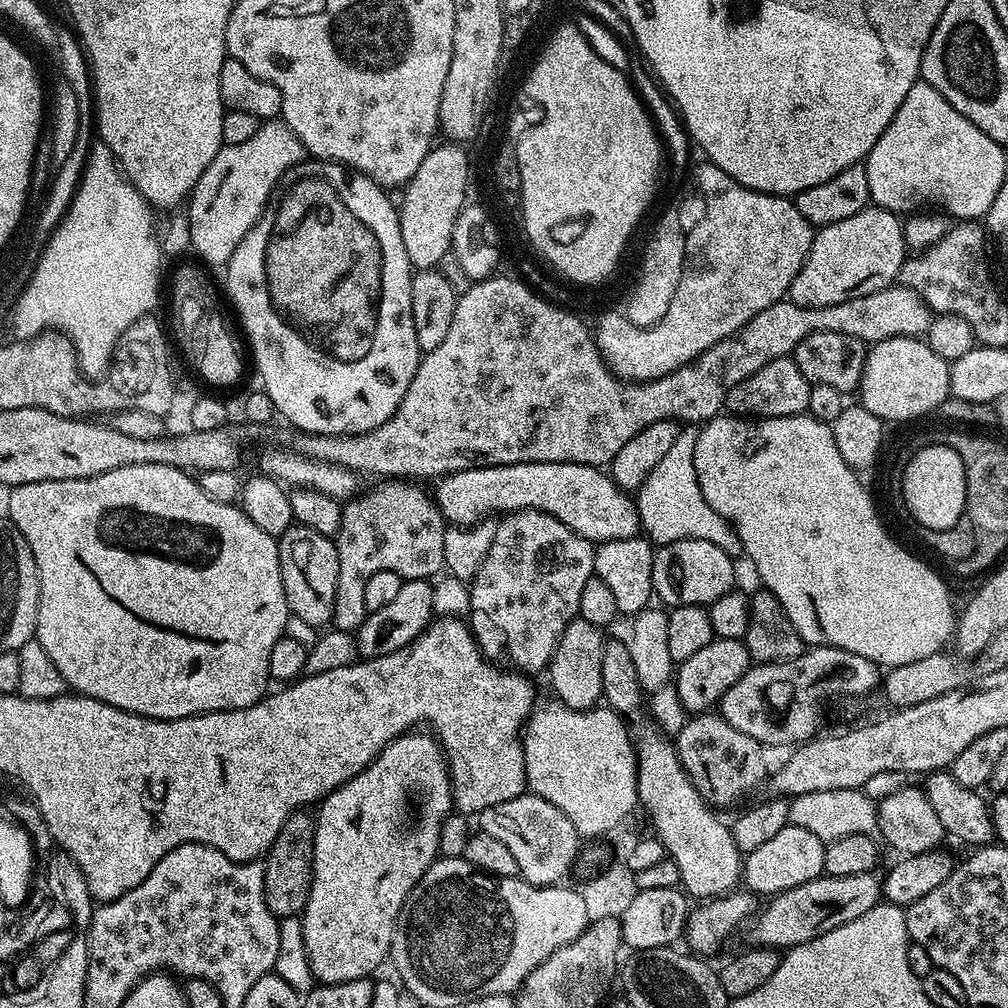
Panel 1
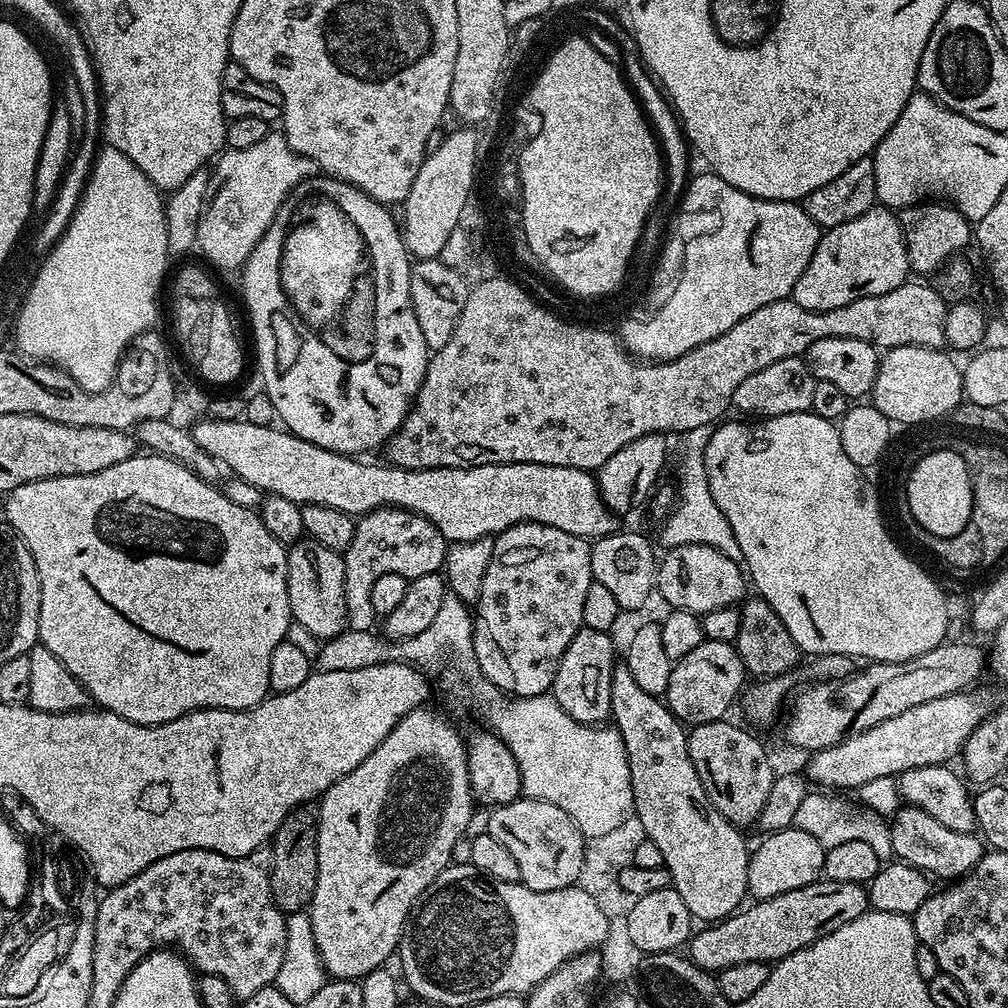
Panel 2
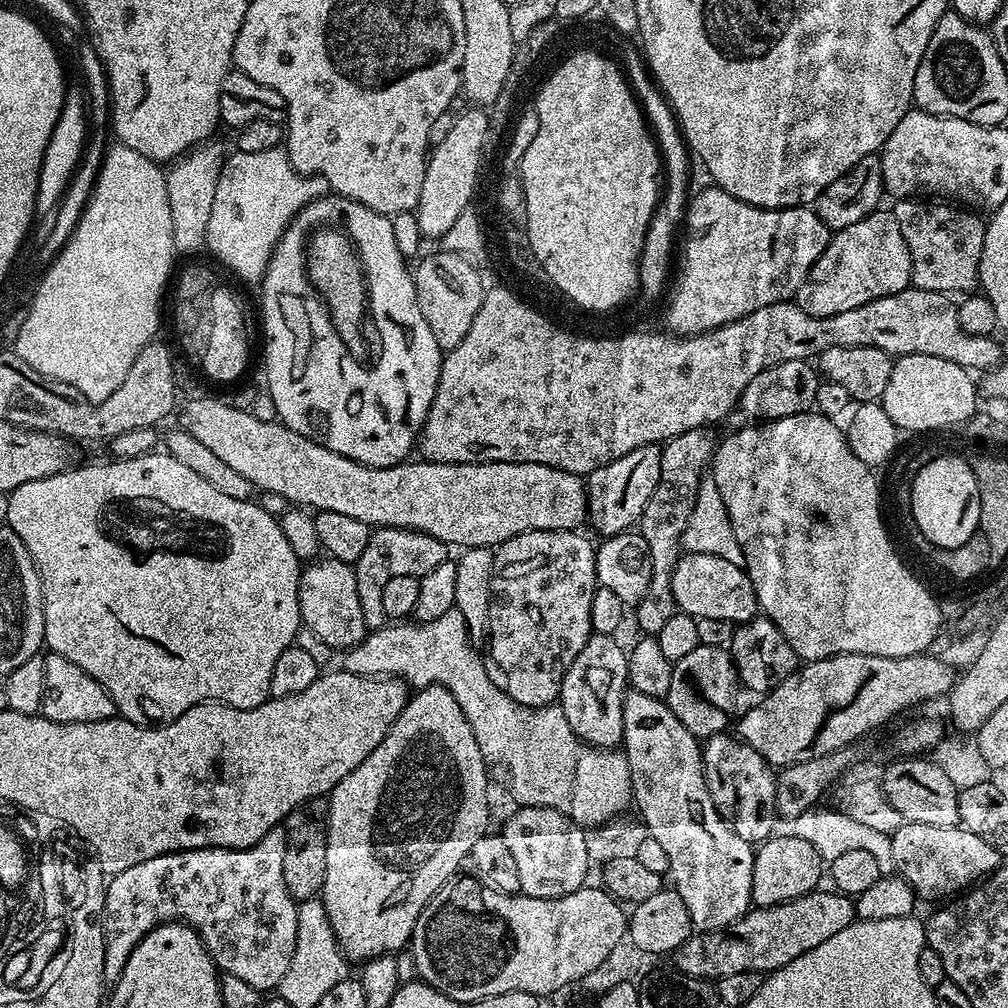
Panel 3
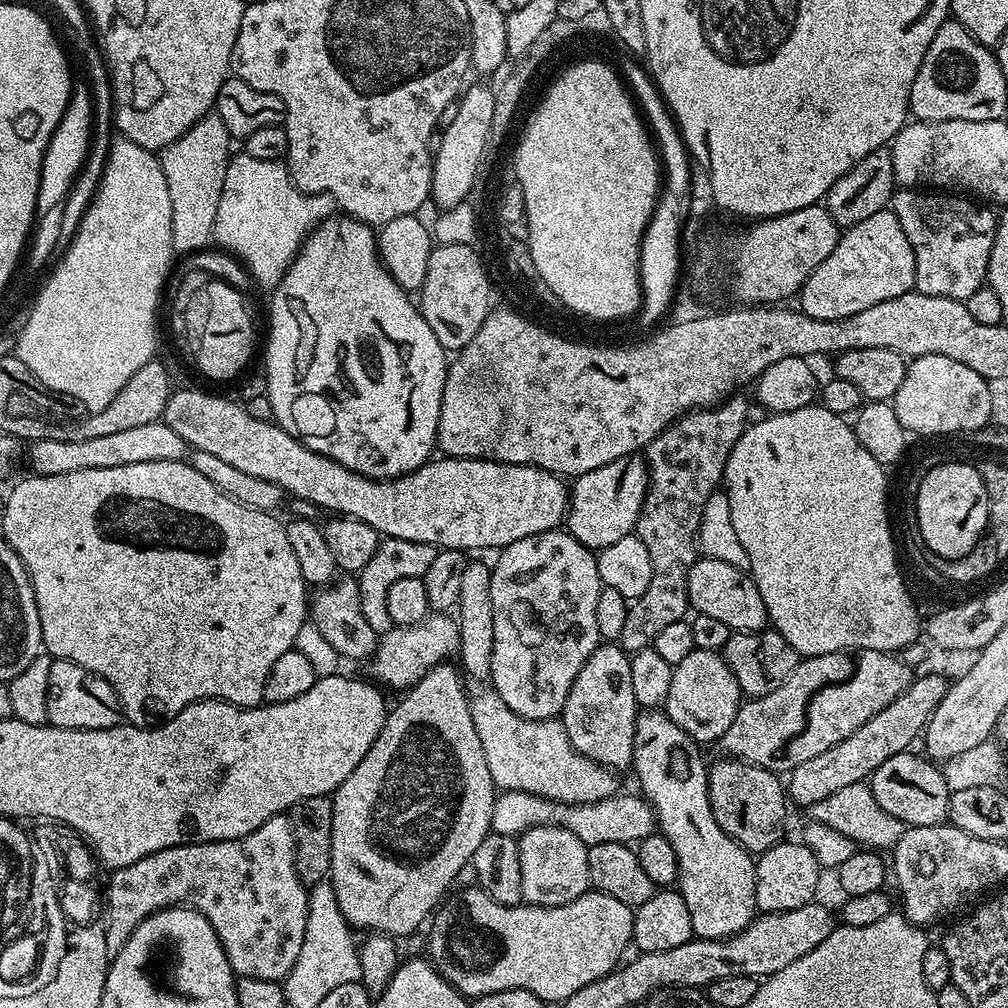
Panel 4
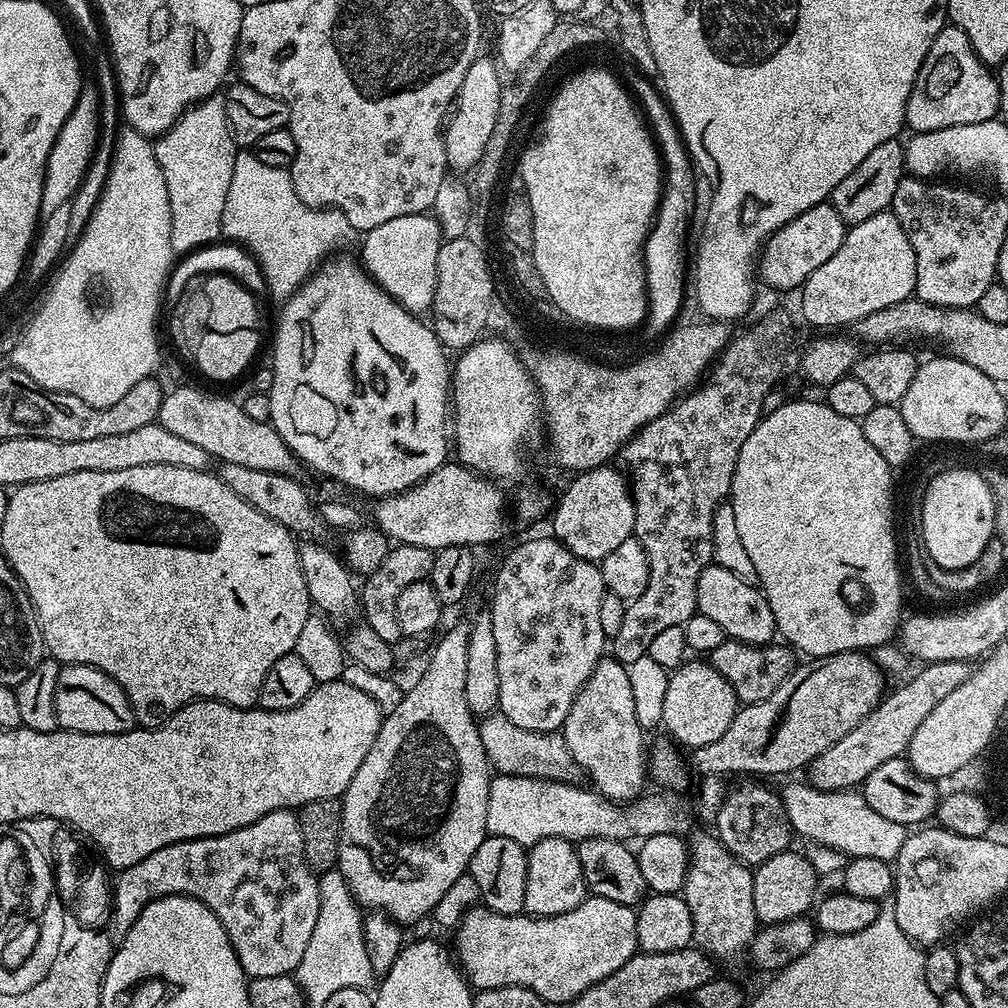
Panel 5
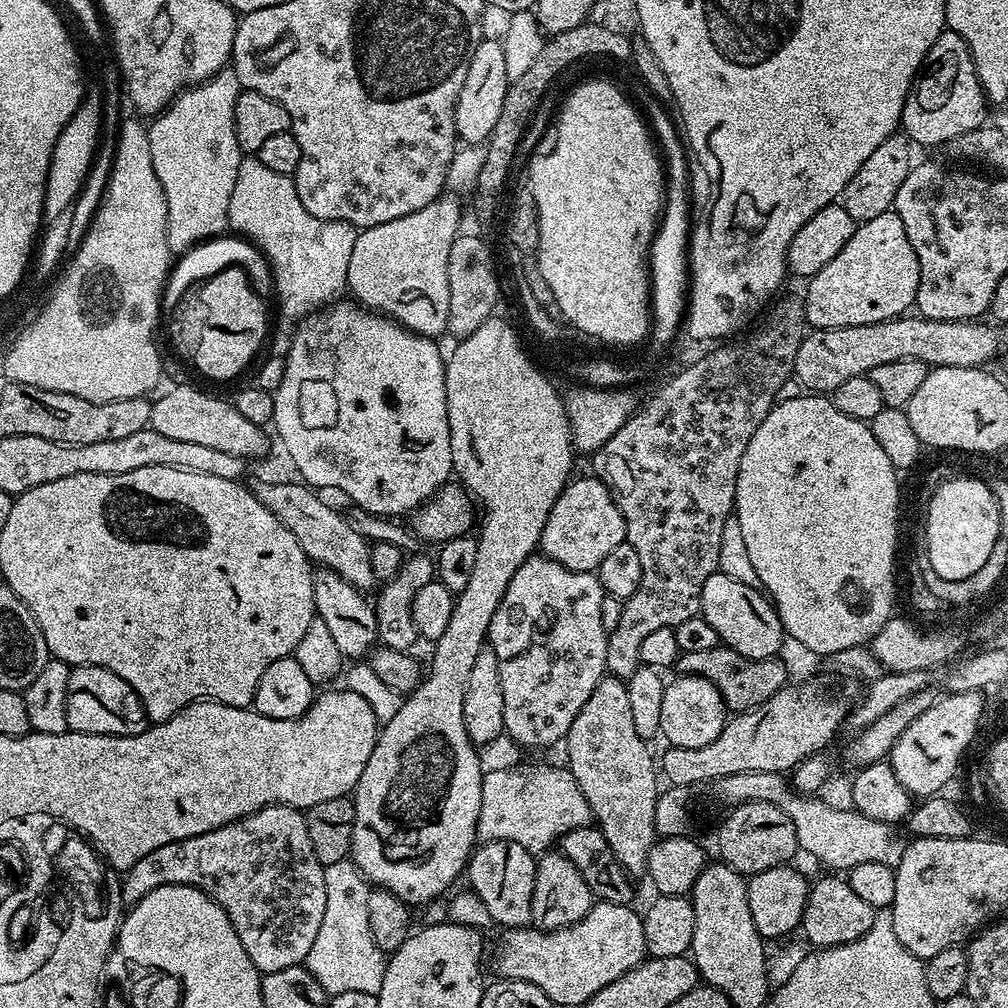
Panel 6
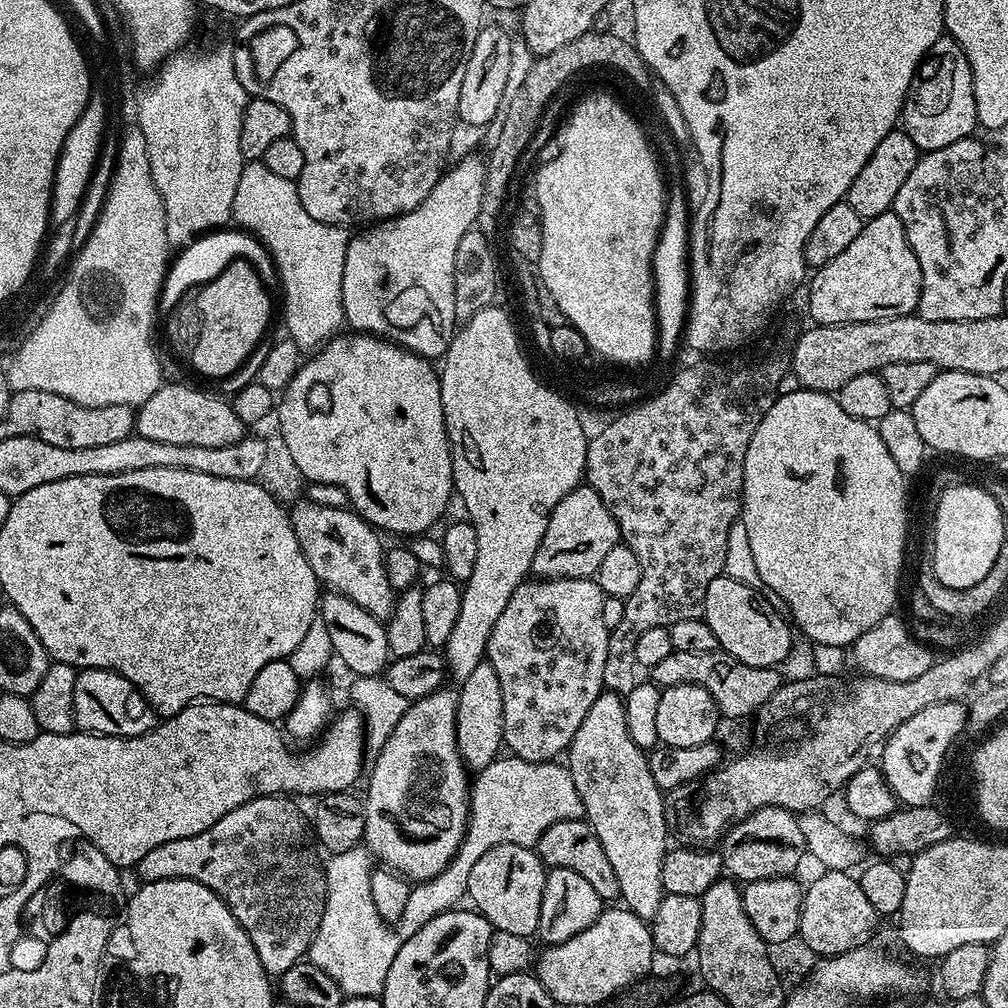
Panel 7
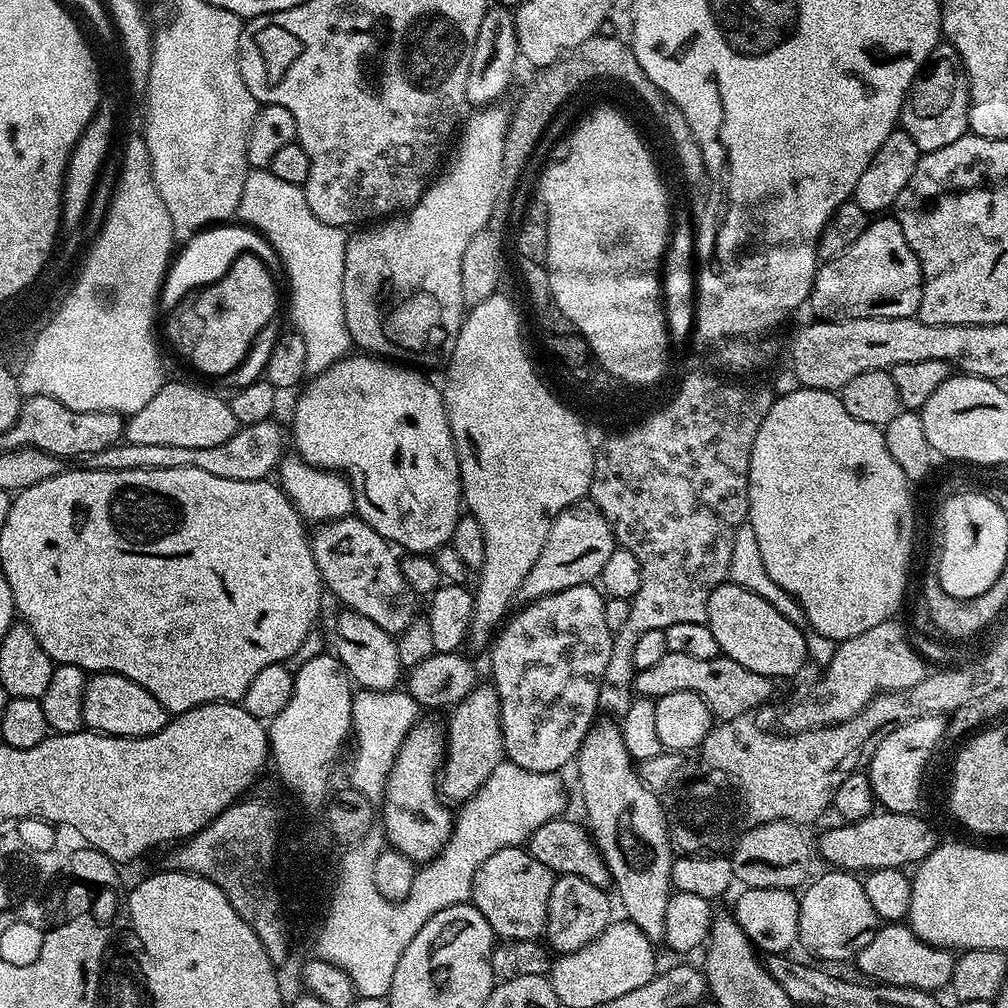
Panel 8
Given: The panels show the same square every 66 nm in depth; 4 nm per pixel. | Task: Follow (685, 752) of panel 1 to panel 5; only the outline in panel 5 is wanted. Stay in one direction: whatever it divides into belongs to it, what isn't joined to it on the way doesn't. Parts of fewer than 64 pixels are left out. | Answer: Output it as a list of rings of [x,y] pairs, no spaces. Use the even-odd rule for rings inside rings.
[[[740,784],[736,789],[725,795],[723,802],[714,821],[715,835],[728,847],[730,854],[734,854],[741,862],[749,866],[755,866],[774,858],[774,854],[782,854],[789,851],[791,840],[794,840],[794,833],[790,822],[786,818],[784,803],[780,801],[775,791],[763,788],[760,784]]]

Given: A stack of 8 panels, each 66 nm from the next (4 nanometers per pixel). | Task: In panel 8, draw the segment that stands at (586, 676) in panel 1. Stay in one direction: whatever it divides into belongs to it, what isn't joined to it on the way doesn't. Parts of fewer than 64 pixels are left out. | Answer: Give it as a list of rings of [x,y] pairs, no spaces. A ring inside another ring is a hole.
[[[600,718],[593,723],[592,728],[586,734],[586,738],[582,742],[582,746],[576,751],[576,759],[574,761],[574,769],[576,768],[576,776],[580,779],[580,796],[584,799],[584,812],[588,815],[586,819],[587,827],[590,829],[590,835],[596,842],[602,858],[606,862],[606,866],[612,875],[612,884],[616,892],[620,895],[620,904],[624,907],[623,915],[632,921],[634,926],[638,926],[638,930],[642,930],[642,934],[646,934],[646,938],[653,942],[660,942],[664,939],[664,931],[666,930],[666,902],[668,897],[672,895],[674,889],[672,887],[672,862],[674,859],[674,849],[672,841],[668,838],[668,824],[664,821],[664,809],[662,800],[657,793],[650,789],[640,780],[640,773],[637,765],[634,763],[630,753],[626,750],[626,742],[622,742],[622,734],[620,733],[619,723],[612,718]]]

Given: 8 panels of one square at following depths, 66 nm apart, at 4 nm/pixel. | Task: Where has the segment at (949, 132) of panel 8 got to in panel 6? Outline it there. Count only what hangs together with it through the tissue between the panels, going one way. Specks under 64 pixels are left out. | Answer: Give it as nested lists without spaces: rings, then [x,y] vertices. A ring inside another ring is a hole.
[[[945,30],[924,55],[924,63],[912,82],[912,89],[900,115],[903,135],[916,146],[948,144],[951,140],[953,143],[974,129],[985,127],[984,115],[988,111],[990,105],[978,82],[976,67],[966,42],[962,42],[958,34]]]

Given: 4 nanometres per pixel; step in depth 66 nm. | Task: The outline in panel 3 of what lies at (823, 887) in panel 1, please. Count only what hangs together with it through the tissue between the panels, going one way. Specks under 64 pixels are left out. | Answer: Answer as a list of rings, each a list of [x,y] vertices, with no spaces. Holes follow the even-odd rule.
[[[835,890],[824,891],[807,892],[802,898],[774,906],[753,907],[729,928],[719,928],[713,932],[693,931],[686,942],[676,948],[675,971],[715,982],[726,974],[767,974],[786,966],[786,962],[794,962],[794,958],[806,954],[806,950],[814,950],[814,946],[838,934],[838,930],[846,930],[846,926],[857,919],[853,897]]]

